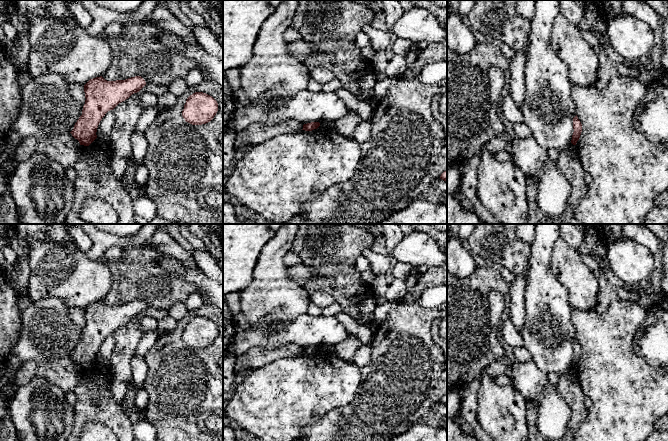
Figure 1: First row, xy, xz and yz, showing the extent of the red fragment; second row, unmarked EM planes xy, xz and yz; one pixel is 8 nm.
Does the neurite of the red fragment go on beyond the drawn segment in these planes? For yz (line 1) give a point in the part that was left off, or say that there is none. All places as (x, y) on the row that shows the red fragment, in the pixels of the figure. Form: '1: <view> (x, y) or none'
1: none

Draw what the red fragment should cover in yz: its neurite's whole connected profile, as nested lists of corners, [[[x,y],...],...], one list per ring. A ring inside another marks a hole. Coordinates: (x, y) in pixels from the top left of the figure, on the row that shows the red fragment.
[[[577,115],[573,118],[573,135],[572,135],[572,140],[571,143],[573,145],[576,145],[577,141],[580,138],[581,132],[582,132],[582,124],[580,120],[578,119]]]

